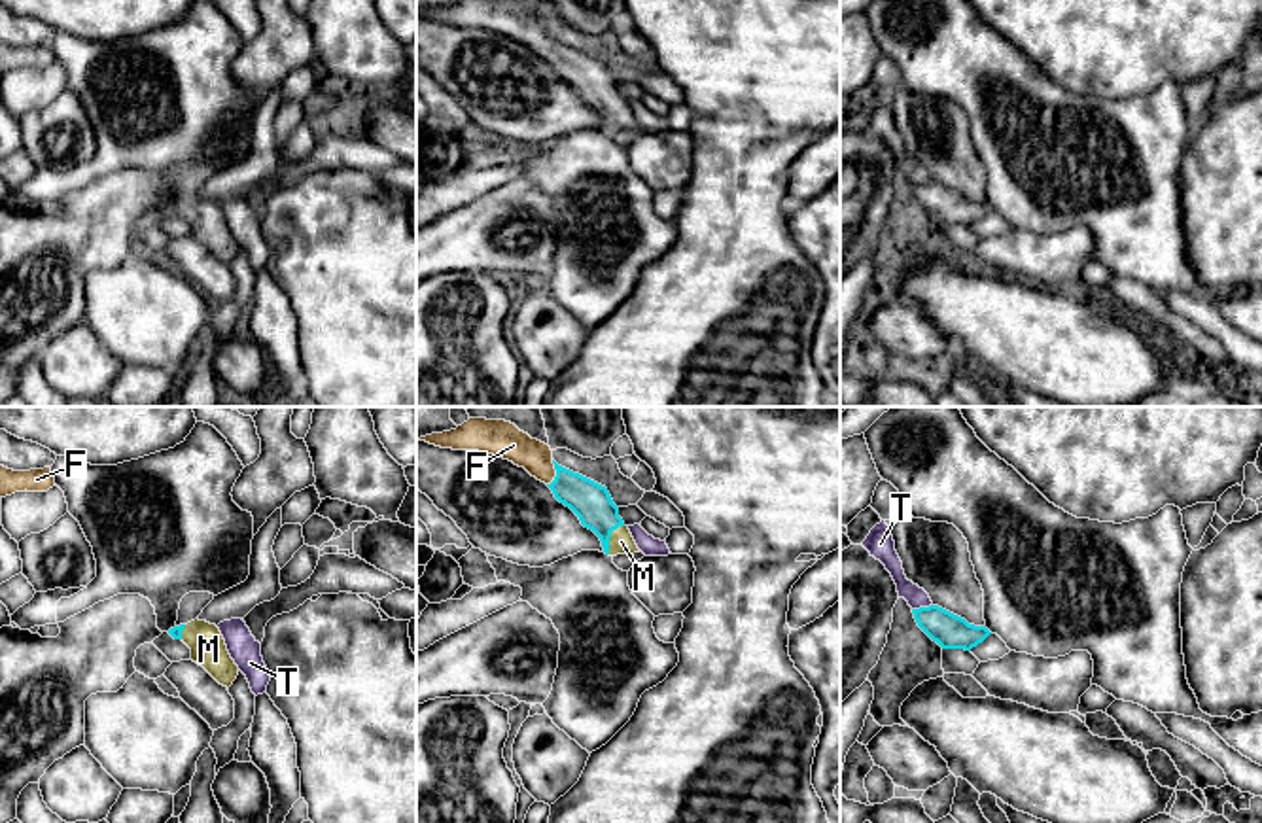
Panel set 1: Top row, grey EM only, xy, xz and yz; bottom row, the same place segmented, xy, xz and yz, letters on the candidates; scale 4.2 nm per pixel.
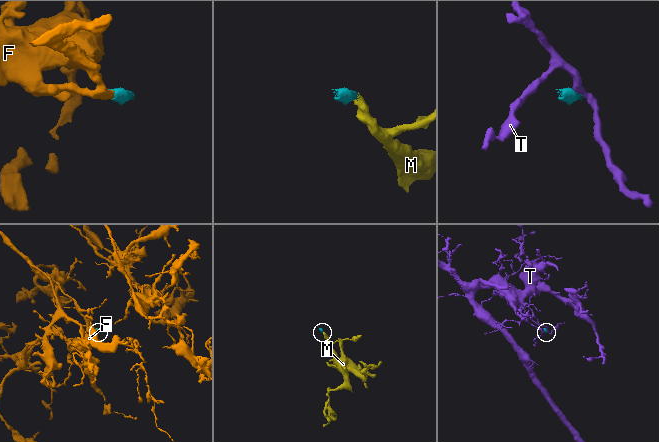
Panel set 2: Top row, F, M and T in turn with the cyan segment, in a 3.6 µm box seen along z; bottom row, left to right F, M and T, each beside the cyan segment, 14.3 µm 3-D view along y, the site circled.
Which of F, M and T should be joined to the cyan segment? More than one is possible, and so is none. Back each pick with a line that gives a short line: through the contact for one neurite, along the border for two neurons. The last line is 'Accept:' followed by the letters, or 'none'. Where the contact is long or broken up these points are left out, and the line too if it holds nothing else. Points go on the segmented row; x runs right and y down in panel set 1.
F: line xz (591, 502), (557, 473), (508, 441)
M: line xz (591, 502), (610, 536), (621, 542)
Accept: F, M

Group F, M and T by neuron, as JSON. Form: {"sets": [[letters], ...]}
{"sets": [["F", "M"], ["T"]]}

